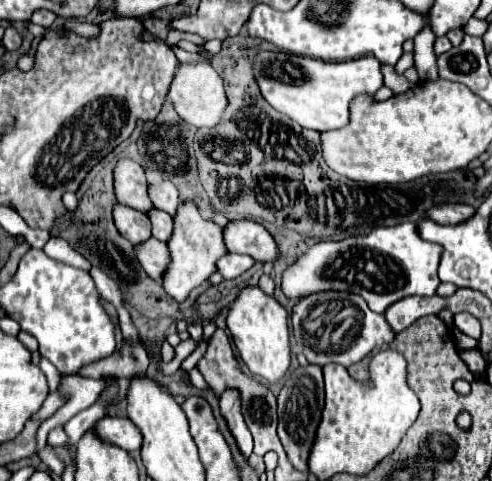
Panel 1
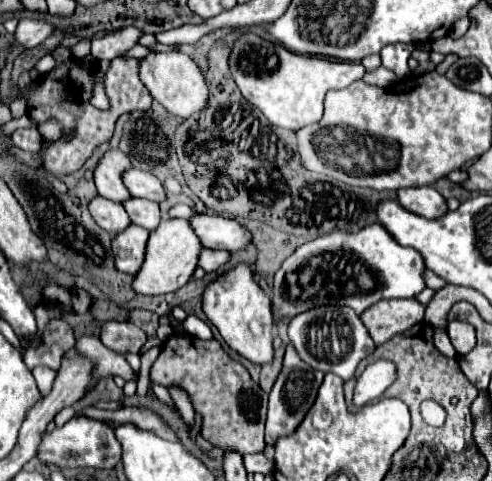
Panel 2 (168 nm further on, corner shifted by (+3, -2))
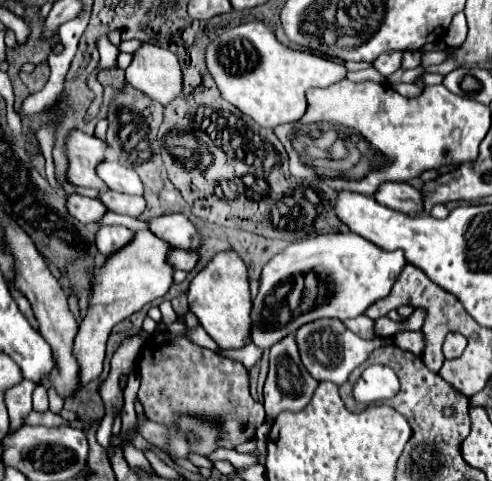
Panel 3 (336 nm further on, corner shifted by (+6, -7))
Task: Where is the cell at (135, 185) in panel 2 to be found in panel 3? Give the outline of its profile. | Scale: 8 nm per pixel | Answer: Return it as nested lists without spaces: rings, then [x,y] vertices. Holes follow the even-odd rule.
[[[104,159],[104,163],[100,163],[100,167],[96,167],[96,173],[108,185],[108,189],[114,189],[120,193],[130,193],[130,195],[142,195],[140,177],[132,169],[120,165],[120,163]]]

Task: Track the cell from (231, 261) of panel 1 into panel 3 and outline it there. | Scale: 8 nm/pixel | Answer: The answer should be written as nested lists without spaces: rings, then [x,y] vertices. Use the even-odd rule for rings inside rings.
[[[172,249],[168,251],[168,263],[172,263],[172,269],[182,269],[182,271],[192,271],[196,267],[198,255],[188,249]]]

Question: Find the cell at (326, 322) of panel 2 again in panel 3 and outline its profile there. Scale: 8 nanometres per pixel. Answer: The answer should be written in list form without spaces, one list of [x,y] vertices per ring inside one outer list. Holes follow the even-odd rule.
[[[318,319],[308,323],[306,327],[300,327],[296,331],[296,341],[300,347],[300,357],[308,373],[316,381],[332,381],[336,385],[346,383],[348,375],[362,365],[368,355],[382,345],[382,339],[360,339],[356,333],[348,331],[342,321],[338,319]]]

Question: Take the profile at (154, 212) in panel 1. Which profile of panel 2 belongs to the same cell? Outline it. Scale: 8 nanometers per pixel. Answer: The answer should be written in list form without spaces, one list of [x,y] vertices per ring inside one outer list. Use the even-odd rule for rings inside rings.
[[[131,198],[127,202],[123,202],[129,218],[133,224],[147,228],[149,232],[155,230],[155,226],[159,226],[161,220],[161,210],[157,202],[151,200],[143,200],[143,198]]]

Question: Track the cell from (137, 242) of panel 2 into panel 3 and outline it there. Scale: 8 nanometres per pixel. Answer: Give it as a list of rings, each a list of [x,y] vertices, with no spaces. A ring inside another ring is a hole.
[[[104,225],[96,233],[96,247],[98,247],[98,251],[104,257],[108,257],[114,251],[118,251],[120,247],[124,247],[126,243],[130,243],[132,237],[134,237],[134,233],[130,229],[126,229],[126,227],[120,227],[120,225]]]

